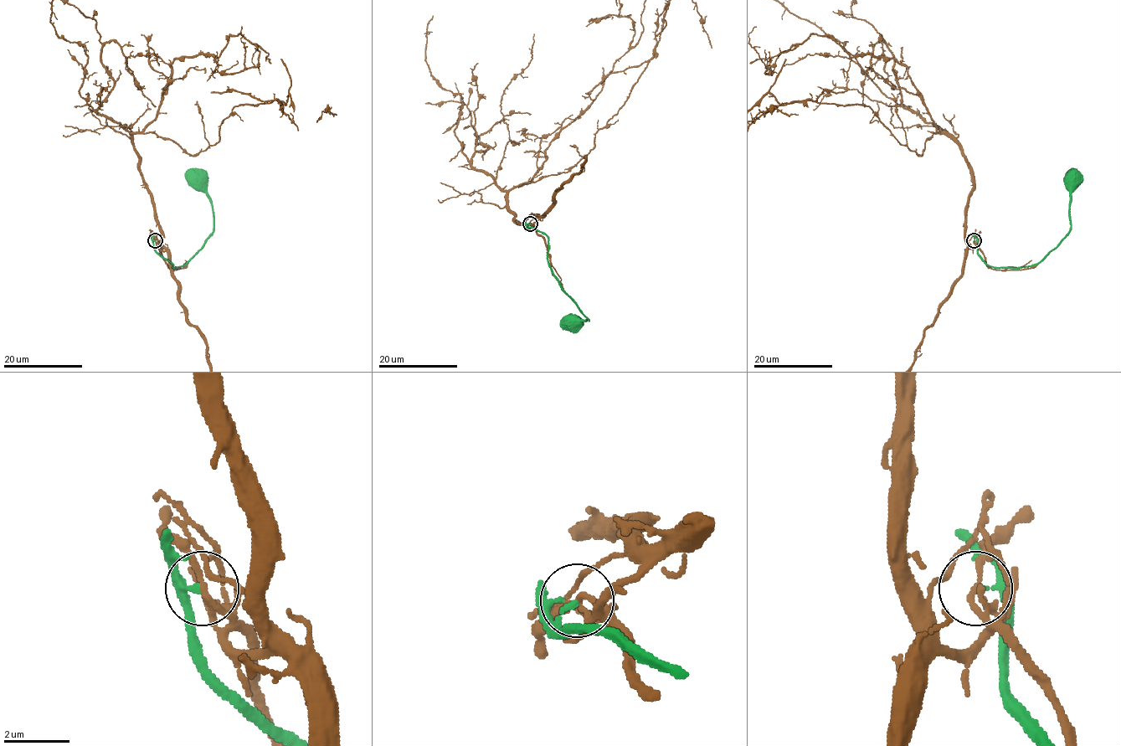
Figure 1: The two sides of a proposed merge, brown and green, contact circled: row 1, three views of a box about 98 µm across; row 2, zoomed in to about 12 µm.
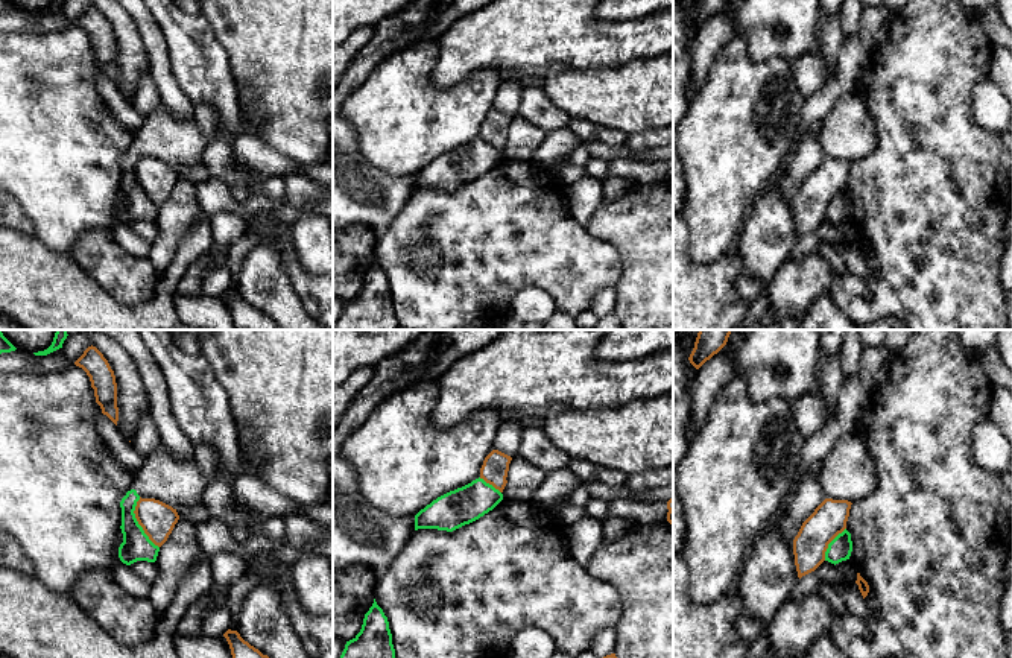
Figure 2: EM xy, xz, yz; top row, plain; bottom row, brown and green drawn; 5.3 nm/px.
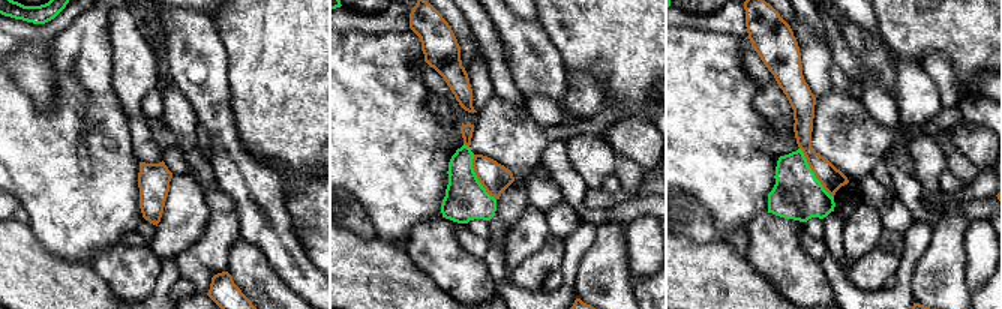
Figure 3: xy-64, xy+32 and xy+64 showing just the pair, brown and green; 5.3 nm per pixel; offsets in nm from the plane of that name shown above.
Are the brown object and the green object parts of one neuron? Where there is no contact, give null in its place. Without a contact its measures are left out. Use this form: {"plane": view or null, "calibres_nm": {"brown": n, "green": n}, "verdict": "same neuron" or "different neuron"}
{"plane": "xy", "calibres_nm": {"brown": 190, "green": 150}, "verdict": "different neuron"}

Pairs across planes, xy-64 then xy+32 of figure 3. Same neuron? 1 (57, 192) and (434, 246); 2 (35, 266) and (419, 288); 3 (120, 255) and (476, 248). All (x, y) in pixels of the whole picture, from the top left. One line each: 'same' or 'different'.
1: different
2: same
3: different

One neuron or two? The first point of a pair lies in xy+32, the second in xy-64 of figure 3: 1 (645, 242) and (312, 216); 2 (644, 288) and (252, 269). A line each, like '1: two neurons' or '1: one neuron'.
1: one neuron
2: two neurons

